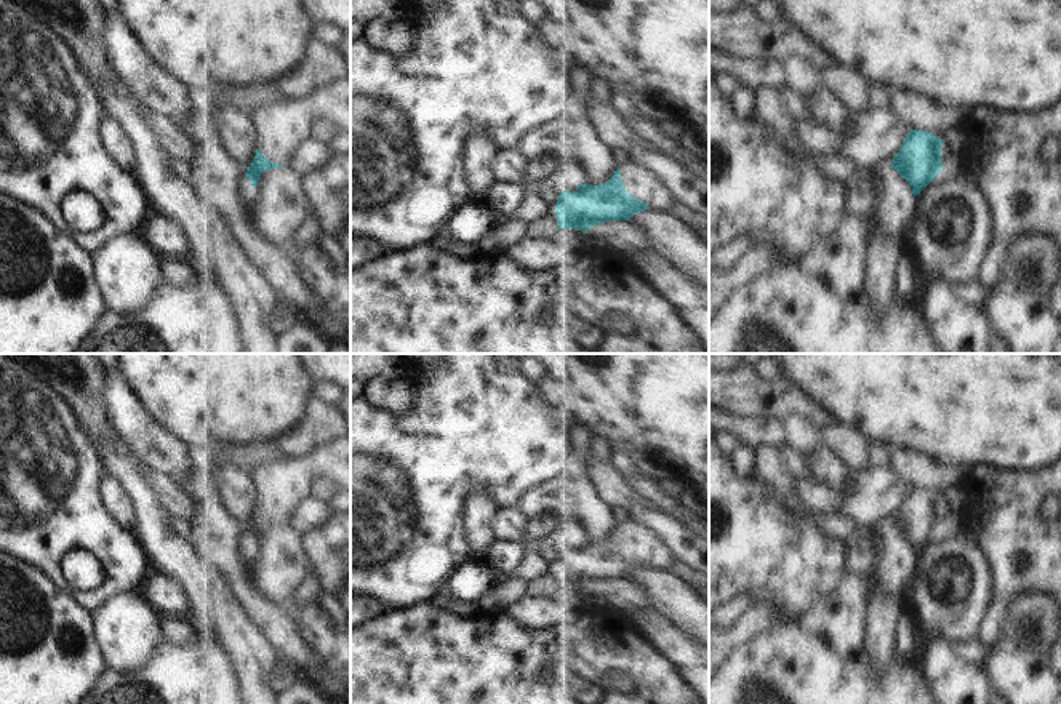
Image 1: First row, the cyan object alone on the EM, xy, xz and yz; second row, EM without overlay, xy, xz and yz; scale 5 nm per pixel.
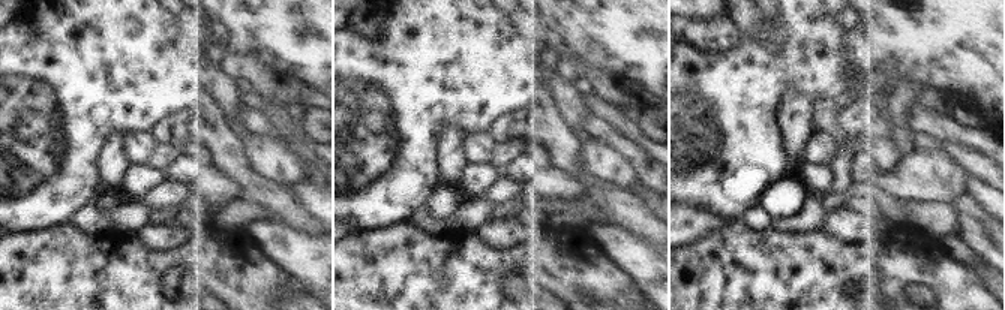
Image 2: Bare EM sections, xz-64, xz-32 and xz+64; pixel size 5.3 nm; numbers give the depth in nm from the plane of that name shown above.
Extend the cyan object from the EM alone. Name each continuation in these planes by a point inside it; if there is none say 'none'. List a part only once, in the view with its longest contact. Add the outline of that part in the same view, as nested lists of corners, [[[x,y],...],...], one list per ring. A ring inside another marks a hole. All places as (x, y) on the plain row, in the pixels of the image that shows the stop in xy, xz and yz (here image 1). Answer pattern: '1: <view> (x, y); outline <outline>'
1: xz (639, 540); outline [[[629,518],[621,522],[619,531],[626,549],[653,570],[672,571],[677,565],[669,546],[651,528]]]

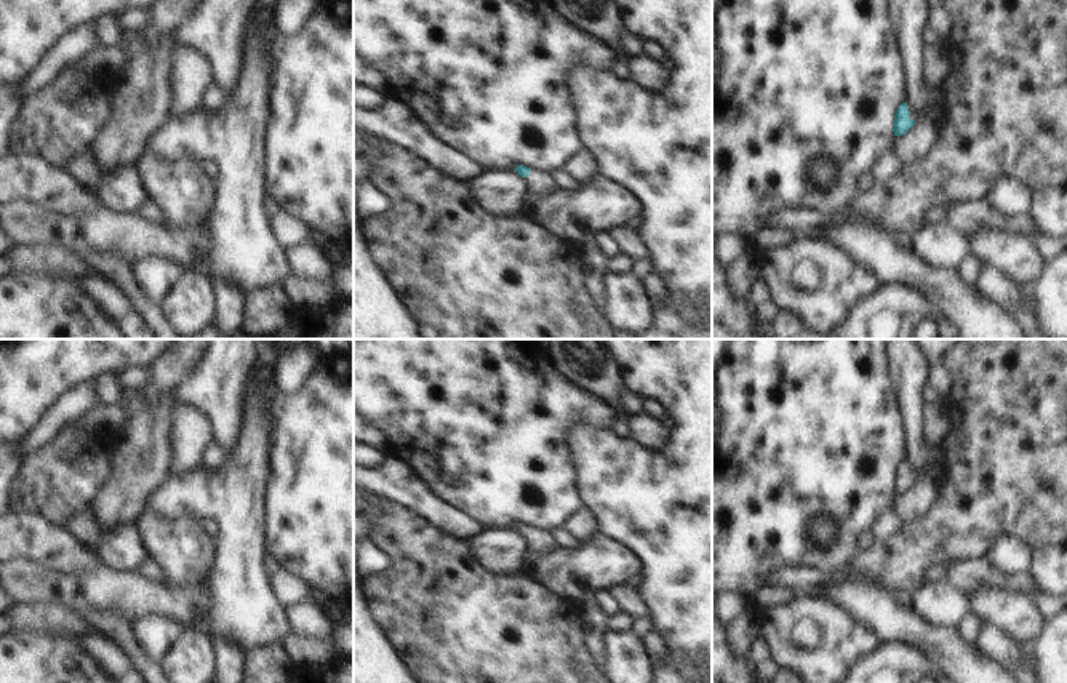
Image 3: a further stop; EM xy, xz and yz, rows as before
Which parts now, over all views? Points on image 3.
1: xz (543, 541); outline [[[531,526],[531,531],[526,537],[530,539],[533,550],[549,553],[558,549],[550,531]]]

